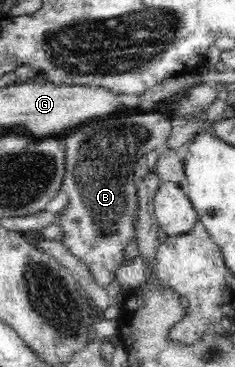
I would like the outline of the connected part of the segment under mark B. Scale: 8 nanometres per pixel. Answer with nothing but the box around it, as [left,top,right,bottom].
[58,112,171,288]

